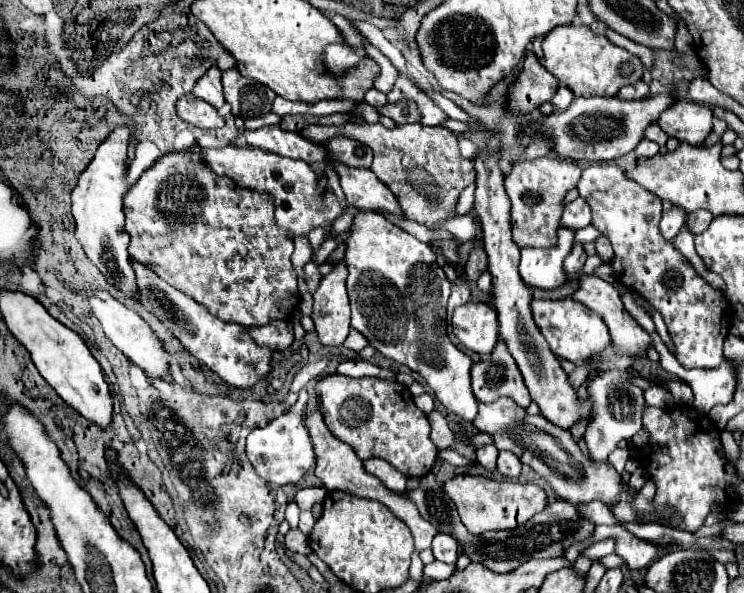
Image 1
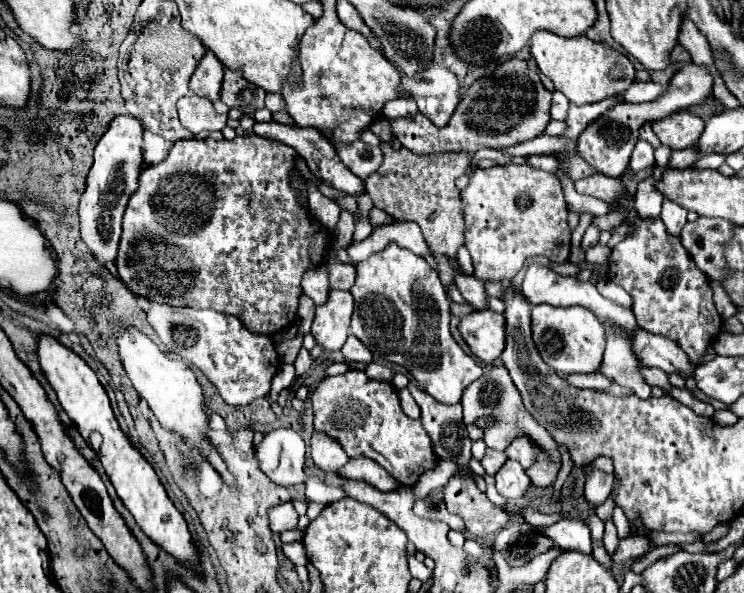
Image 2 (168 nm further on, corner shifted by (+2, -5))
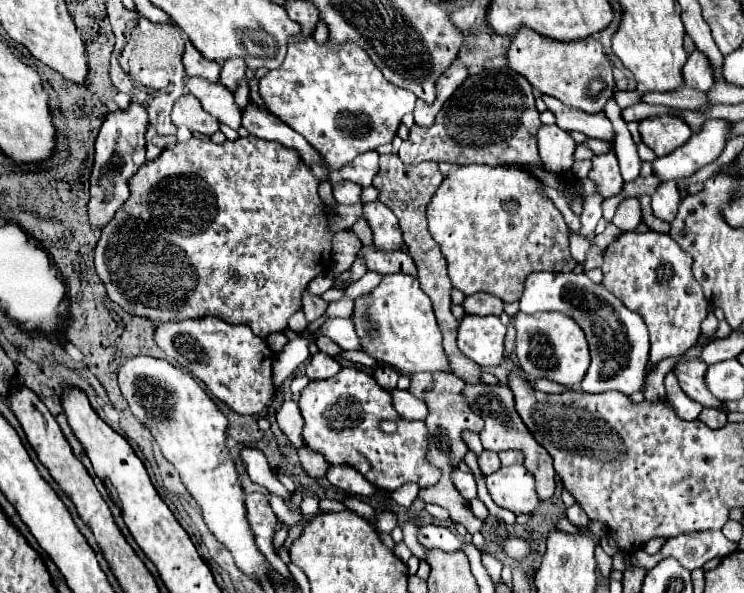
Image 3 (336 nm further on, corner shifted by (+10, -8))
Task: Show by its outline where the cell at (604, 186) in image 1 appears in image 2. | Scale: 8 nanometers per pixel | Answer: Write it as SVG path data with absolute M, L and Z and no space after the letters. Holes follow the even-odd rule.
M624 192L618 202L628 204L630 212L626 222L632 222L634 228L612 250L608 260L608 280L622 286L632 296L632 312L646 332L674 340L692 358L692 362L698 362L722 326L722 316L716 312L712 302L710 282L680 244L680 236L672 236L660 218L636 218L634 200L628 200L628 192Z

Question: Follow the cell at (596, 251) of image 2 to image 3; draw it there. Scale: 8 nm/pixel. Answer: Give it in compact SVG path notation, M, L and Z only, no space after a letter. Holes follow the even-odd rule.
M574 233L574 235L570 235L570 251L572 251L572 257L578 261L578 263L584 263L584 259L586 259L586 255L588 255L588 251L590 251L590 241L588 239L584 239L584 237L580 237L578 233Z

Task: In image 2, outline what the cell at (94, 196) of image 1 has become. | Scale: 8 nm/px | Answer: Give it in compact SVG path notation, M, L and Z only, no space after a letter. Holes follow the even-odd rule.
M116 116L96 146L94 164L88 174L88 186L78 208L82 240L92 250L94 260L110 272L116 272L116 250L122 234L122 214L130 196L138 188L142 162L142 122L134 116Z

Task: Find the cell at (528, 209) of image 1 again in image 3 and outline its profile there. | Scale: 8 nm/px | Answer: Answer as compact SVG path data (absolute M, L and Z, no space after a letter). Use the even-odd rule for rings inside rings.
M464 165L458 171L452 171L450 175L446 175L444 183L434 193L426 215L428 215L430 233L440 245L442 253L446 255L448 275L452 279L452 285L460 289L464 295L484 291L500 297L506 303L512 303L520 299L522 283L528 273L534 273L534 271L566 273L576 267L576 261L572 259L568 249L568 225L562 213L544 193L542 181L520 167Z

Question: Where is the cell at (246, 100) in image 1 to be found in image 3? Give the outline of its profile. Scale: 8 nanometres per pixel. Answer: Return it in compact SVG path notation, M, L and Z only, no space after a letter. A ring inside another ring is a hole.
M236 57L236 59L228 59L226 65L222 65L220 83L226 85L228 89L232 89L232 93L236 93L238 83L244 79L244 73L246 73L246 65L244 65L244 61L240 61L238 57Z

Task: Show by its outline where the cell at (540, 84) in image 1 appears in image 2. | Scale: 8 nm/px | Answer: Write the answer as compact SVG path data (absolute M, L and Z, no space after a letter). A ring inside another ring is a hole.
M504 60L490 74L476 80L464 94L456 112L444 128L436 128L428 118L416 114L414 120L398 118L390 120L396 138L404 148L418 156L436 152L466 152L474 154L480 148L502 150L508 146L522 144L536 136L542 136L550 122L550 100L552 94L542 86L540 76L524 60Z

